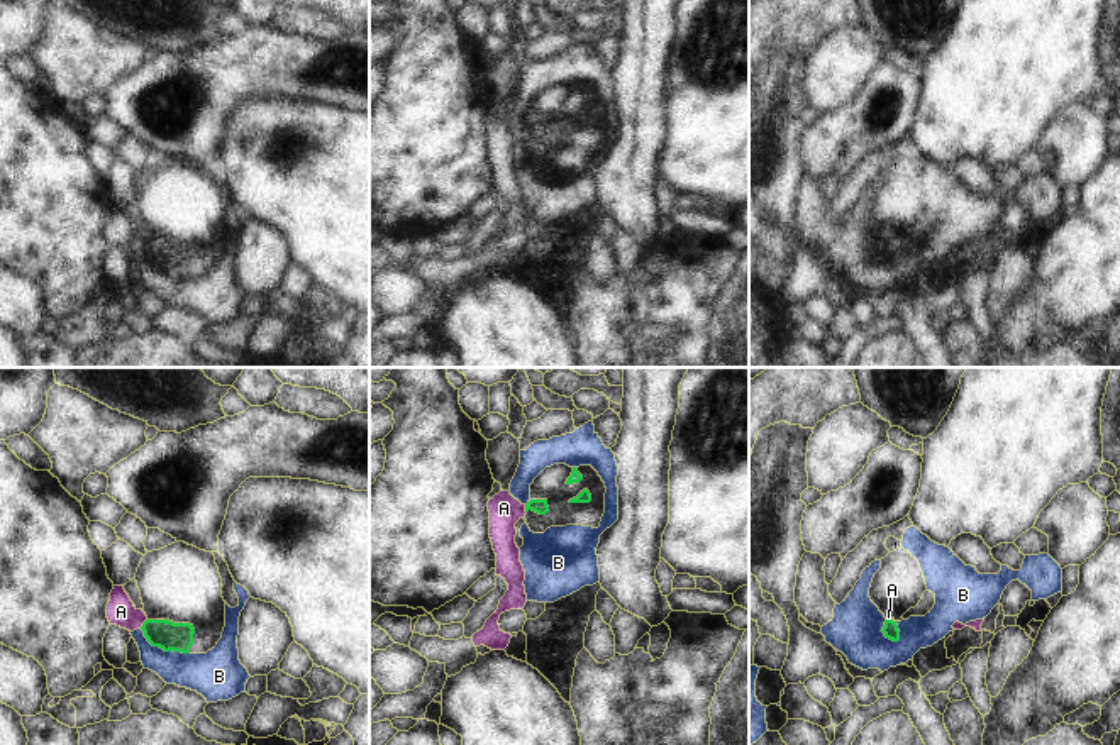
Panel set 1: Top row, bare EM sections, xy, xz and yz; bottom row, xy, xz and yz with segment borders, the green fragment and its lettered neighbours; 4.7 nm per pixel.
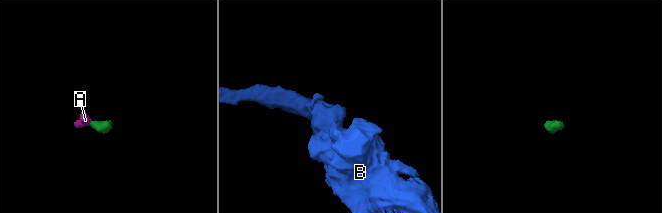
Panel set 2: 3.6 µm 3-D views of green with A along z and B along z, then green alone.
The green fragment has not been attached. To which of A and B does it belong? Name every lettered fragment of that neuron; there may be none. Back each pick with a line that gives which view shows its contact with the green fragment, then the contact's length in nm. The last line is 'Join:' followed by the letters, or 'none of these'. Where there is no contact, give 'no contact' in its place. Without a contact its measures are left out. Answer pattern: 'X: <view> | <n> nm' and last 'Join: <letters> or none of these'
B: xy | 260 nm
Join: B

